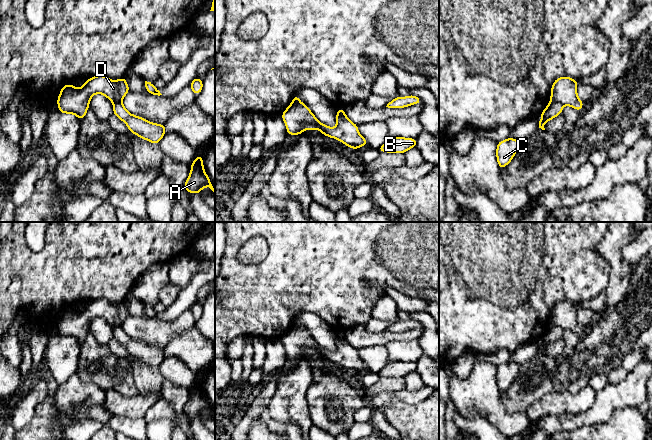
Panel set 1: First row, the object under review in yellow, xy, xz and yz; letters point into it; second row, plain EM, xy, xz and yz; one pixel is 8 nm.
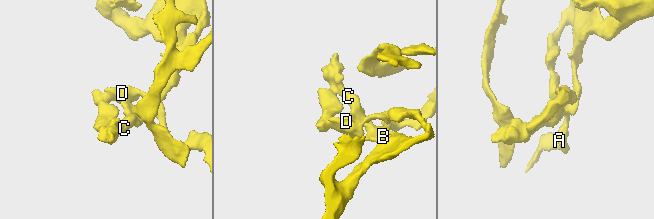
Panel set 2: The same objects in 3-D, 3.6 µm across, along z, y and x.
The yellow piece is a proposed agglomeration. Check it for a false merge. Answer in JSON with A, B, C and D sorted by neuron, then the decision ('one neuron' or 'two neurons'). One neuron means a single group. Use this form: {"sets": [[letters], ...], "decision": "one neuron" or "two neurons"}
{"sets": [["A", "B", "C"], ["D"]], "decision": "two neurons"}

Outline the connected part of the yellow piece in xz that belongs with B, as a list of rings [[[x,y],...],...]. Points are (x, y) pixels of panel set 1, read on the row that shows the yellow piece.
[[[395,137],[388,138],[387,141],[381,145],[378,150],[380,153],[401,153],[404,154],[407,150],[416,147],[416,138]]]

